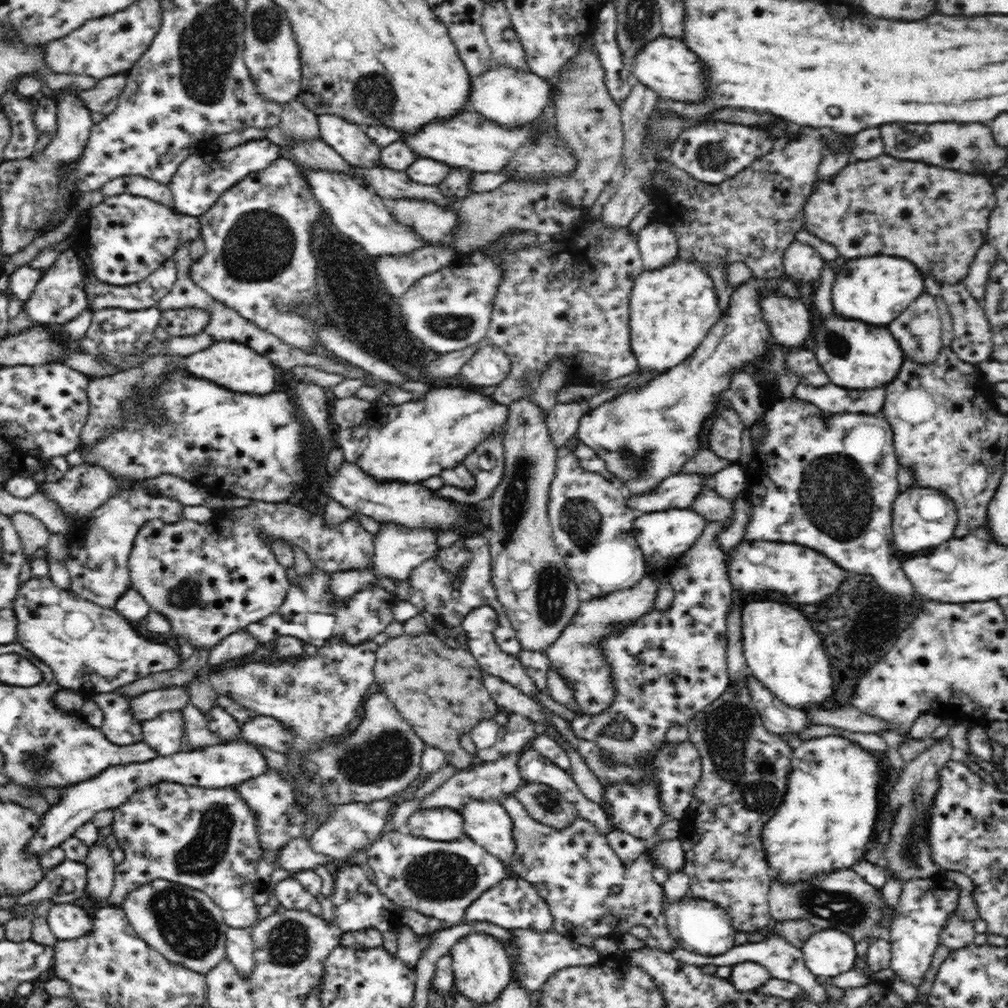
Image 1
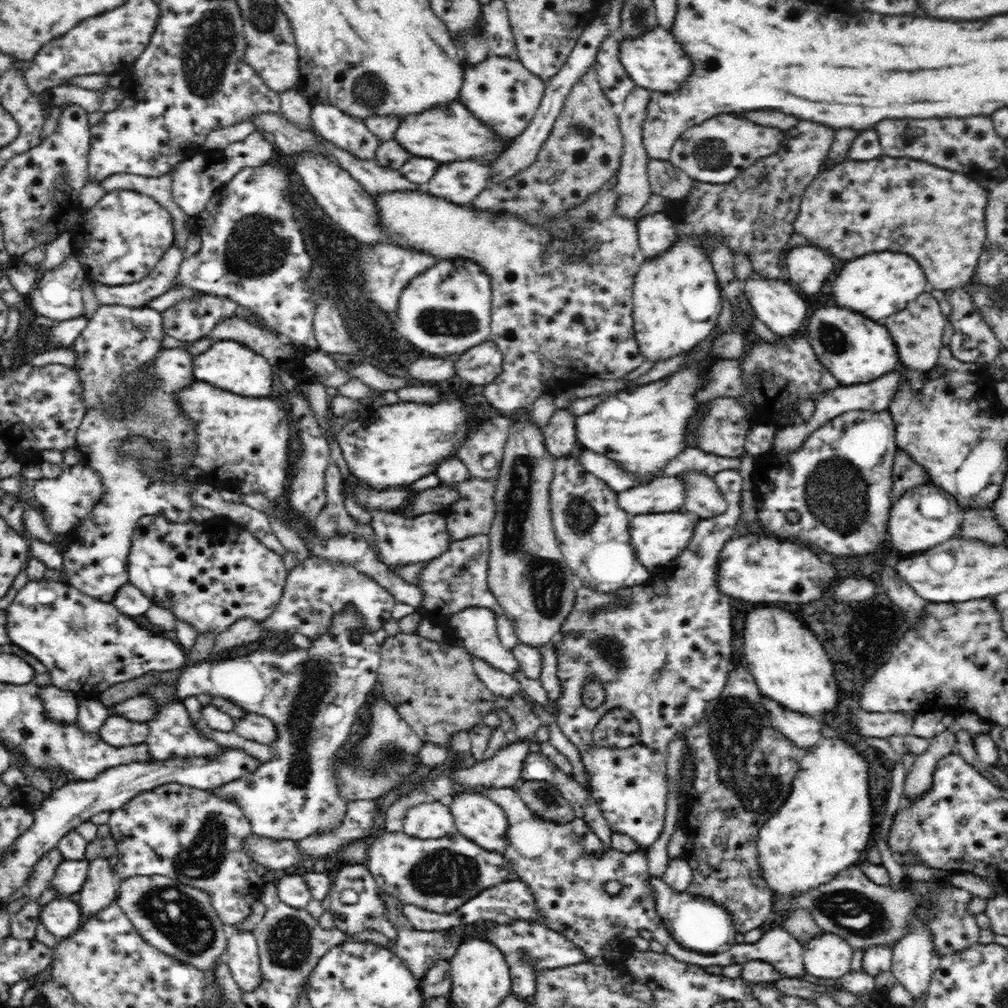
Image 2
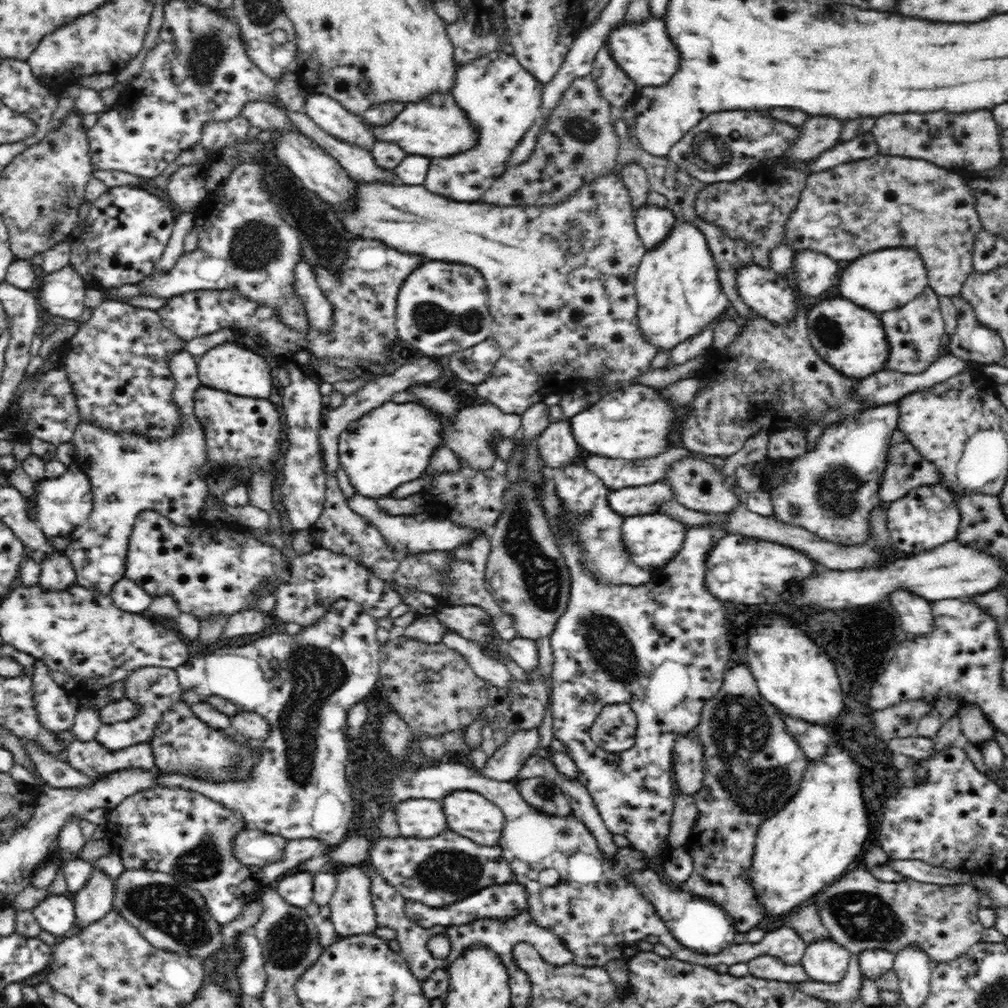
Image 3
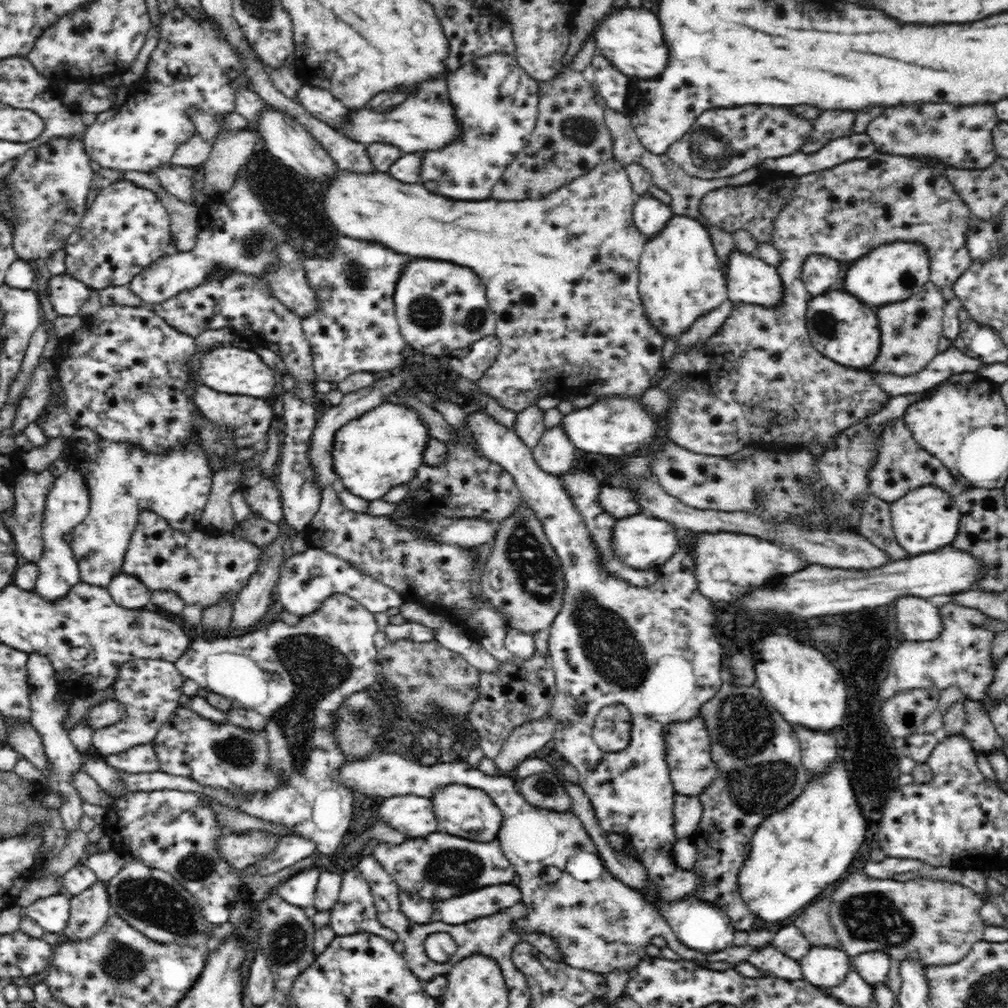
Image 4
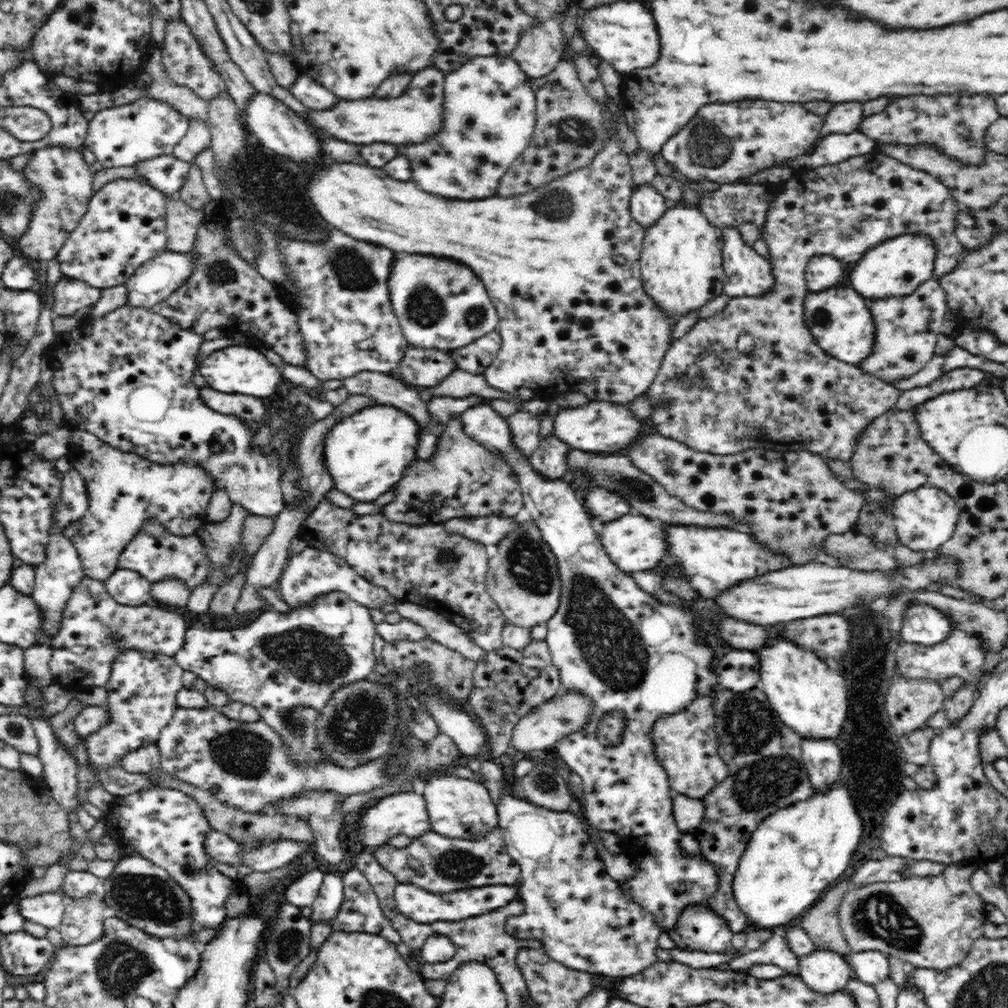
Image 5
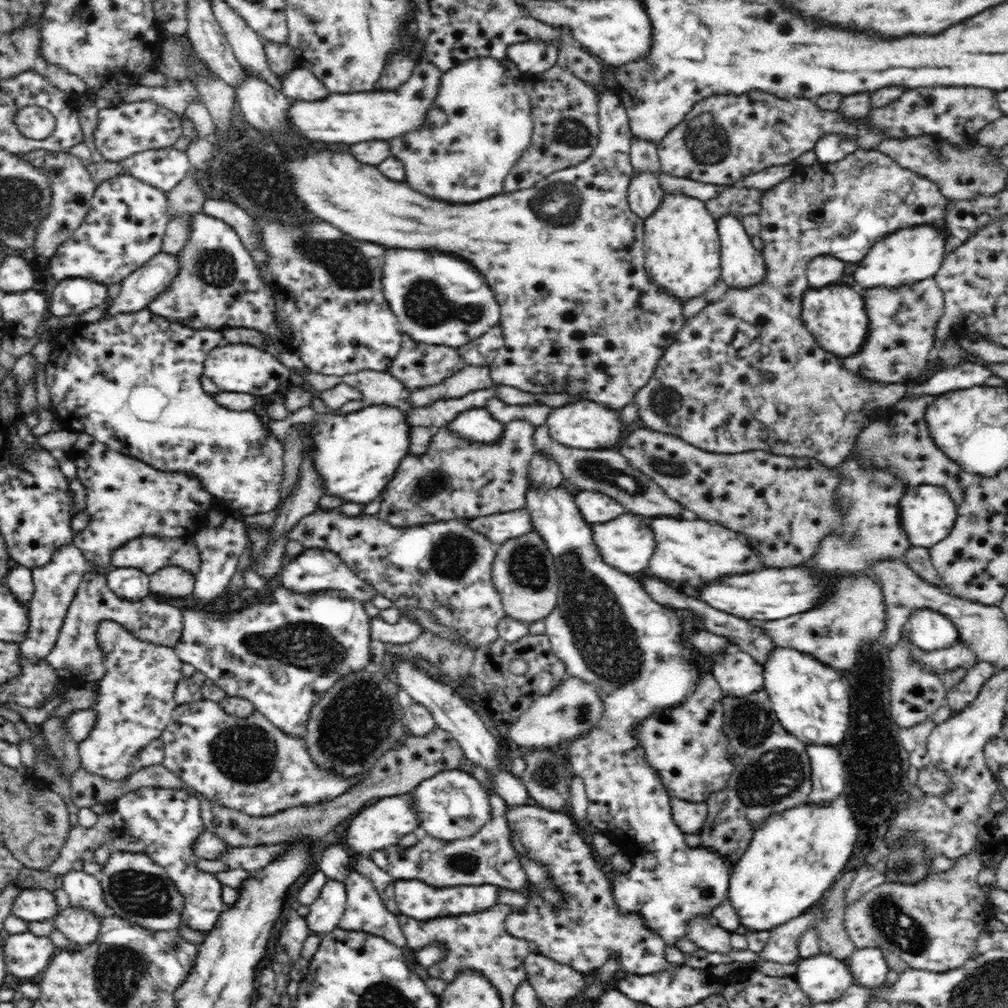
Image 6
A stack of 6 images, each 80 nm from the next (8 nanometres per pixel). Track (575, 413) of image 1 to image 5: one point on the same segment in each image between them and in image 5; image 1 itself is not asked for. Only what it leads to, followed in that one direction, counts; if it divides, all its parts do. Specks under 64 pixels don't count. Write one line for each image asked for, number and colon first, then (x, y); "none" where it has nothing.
2: (560, 435)
3: (558, 447)
4: (555, 454)
5: (551, 457)

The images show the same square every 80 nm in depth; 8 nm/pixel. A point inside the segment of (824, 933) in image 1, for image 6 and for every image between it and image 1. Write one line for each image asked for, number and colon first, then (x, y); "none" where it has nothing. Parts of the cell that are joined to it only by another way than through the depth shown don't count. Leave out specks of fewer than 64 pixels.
2: (826, 956)
3: (826, 961)
4: (827, 966)
5: (824, 972)
6: (823, 978)

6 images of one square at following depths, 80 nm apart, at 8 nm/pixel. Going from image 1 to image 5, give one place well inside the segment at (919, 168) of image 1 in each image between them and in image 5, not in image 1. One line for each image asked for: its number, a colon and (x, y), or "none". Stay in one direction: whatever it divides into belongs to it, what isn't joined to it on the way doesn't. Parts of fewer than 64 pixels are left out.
2: (936, 215)
3: (859, 207)
4: (760, 380)
5: (785, 394)

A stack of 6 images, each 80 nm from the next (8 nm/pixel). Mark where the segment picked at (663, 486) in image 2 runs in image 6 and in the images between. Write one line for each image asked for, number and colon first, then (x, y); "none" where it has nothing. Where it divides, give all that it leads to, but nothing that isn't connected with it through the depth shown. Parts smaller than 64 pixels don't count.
3: (646, 499)
4: (620, 502)
5: (606, 505)
6: (596, 507)

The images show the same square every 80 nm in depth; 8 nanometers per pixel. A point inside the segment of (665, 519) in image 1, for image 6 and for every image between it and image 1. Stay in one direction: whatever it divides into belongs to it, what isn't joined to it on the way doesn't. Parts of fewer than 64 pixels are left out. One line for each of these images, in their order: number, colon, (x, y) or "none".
2: (658, 538)
3: (651, 540)
4: (643, 542)
5: (635, 543)
6: (626, 543)

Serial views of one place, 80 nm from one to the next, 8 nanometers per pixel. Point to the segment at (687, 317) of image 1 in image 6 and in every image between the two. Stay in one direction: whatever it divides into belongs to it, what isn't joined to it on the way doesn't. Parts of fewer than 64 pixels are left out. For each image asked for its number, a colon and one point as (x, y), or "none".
2: (676, 301)
3: (679, 295)
4: (680, 279)
5: (681, 264)
6: (682, 253)

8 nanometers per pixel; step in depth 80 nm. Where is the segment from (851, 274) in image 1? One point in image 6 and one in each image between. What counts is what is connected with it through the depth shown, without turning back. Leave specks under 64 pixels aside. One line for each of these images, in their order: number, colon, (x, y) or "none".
2: (877, 285)
3: (880, 281)
4: (895, 271)
5: (895, 267)
6: (911, 254)

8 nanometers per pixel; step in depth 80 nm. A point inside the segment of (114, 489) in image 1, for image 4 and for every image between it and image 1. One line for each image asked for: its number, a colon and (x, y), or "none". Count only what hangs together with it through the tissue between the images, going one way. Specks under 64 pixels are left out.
2: (68, 499)
3: (65, 502)
4: (67, 504)

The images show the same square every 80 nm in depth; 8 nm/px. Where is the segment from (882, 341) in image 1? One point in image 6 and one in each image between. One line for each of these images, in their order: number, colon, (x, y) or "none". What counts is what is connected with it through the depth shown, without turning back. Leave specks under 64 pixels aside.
2: (856, 350)
3: (851, 338)
4: (842, 328)
5: (840, 320)
6: (835, 315)

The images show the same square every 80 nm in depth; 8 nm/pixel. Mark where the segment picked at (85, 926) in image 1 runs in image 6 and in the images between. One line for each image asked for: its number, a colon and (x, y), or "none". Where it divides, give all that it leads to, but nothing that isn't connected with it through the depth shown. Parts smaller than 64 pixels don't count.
2: (62, 917)
3: (56, 914)
4: (51, 914)
5: (47, 911)
6: (33, 905)

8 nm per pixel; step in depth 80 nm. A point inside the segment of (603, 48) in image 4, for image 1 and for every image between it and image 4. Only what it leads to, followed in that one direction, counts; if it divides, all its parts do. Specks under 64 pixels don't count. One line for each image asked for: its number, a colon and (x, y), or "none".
1: (666, 65)
2: (655, 61)
3: (643, 50)

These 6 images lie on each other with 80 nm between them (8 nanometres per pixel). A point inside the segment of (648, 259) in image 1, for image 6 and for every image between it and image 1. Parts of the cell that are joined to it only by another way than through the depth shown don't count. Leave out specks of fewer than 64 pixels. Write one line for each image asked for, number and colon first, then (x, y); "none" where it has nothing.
2: (656, 233)
3: (653, 224)
4: (650, 215)
5: (647, 205)
6: (644, 193)

